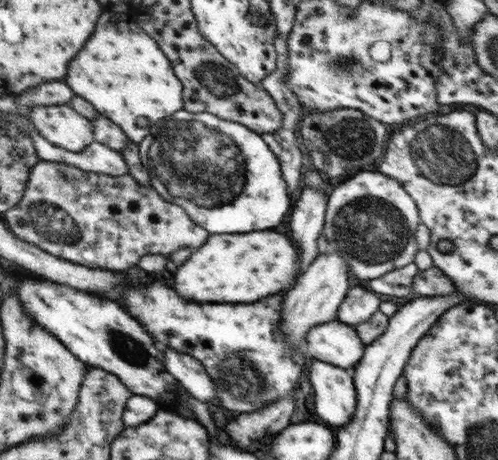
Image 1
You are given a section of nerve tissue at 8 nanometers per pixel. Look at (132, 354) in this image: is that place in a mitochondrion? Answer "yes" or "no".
yes

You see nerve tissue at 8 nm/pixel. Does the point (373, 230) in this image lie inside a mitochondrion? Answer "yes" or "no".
yes

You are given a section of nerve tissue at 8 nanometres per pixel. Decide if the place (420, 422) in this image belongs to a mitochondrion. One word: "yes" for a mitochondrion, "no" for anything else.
no

